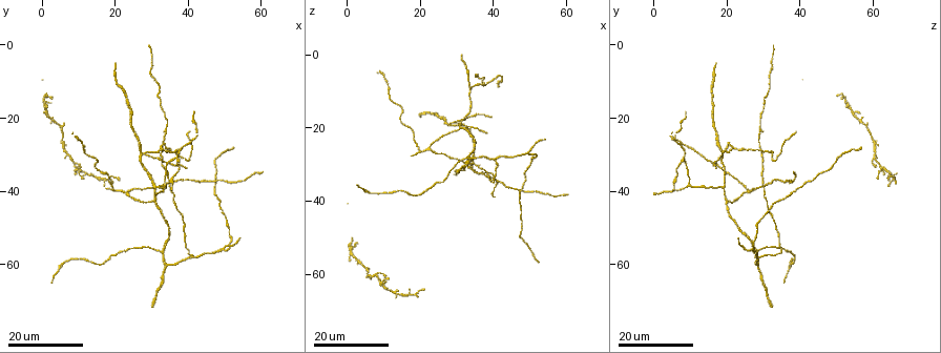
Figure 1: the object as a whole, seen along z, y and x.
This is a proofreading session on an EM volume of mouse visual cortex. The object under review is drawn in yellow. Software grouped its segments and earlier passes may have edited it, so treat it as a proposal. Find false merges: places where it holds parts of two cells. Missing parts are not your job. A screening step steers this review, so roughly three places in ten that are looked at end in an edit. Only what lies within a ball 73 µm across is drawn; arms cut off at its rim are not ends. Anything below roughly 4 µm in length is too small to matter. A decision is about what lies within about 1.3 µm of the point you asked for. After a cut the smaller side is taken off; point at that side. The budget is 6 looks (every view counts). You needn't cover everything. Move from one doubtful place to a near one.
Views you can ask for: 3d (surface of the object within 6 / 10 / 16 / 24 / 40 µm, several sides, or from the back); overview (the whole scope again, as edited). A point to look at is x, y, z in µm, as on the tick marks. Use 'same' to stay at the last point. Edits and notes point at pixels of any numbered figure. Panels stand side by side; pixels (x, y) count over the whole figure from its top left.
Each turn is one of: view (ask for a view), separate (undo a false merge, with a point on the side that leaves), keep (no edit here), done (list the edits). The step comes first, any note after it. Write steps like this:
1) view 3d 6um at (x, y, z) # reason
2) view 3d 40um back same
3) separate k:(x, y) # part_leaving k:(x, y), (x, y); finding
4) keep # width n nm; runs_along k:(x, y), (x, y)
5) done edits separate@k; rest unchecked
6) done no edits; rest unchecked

view 3d 24um at (29.5, 7.0, 31.5)

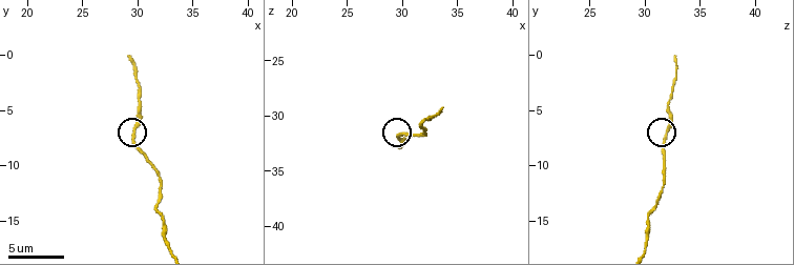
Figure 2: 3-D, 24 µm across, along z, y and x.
view 3d 6um at (29.6, 7.4, 31.8) # closer look

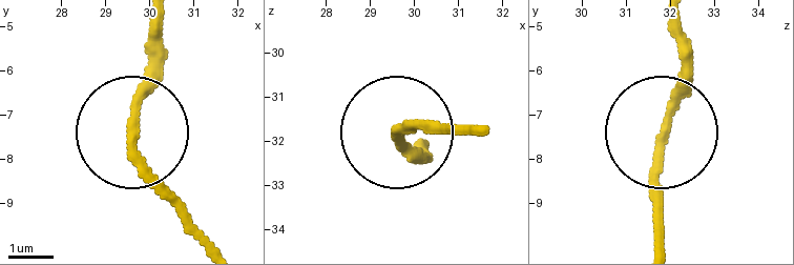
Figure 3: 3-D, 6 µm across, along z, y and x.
view 3d 6um back at (29.65, 7.40, 31.90)

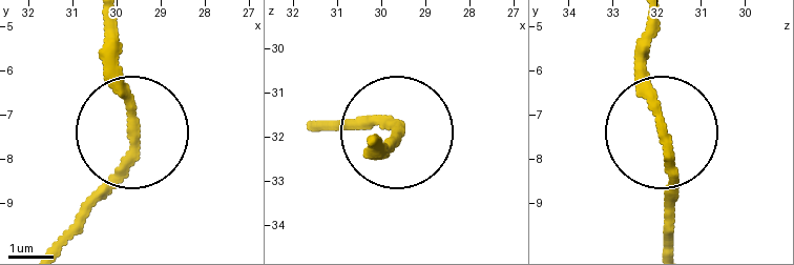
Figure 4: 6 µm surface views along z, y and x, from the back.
keep # runs_along 4:(50, 246), (130, 134), (119, 24); continuous, no second cell

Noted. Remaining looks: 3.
view 3d 16um at (41.0, 58.0, 29.0)

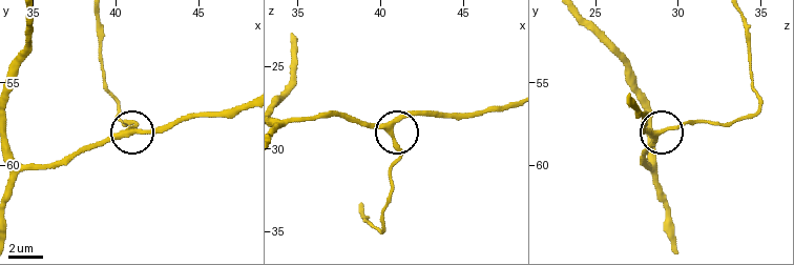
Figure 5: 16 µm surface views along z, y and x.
view 3d 10um at (40.7, 57.9, 29.1)

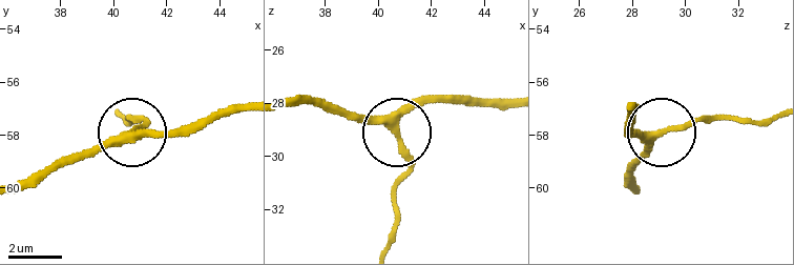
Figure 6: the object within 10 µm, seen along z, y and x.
keep # side_arm 87 um; arms 3; all the same cell

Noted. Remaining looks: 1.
done no edits; rest unchecked

